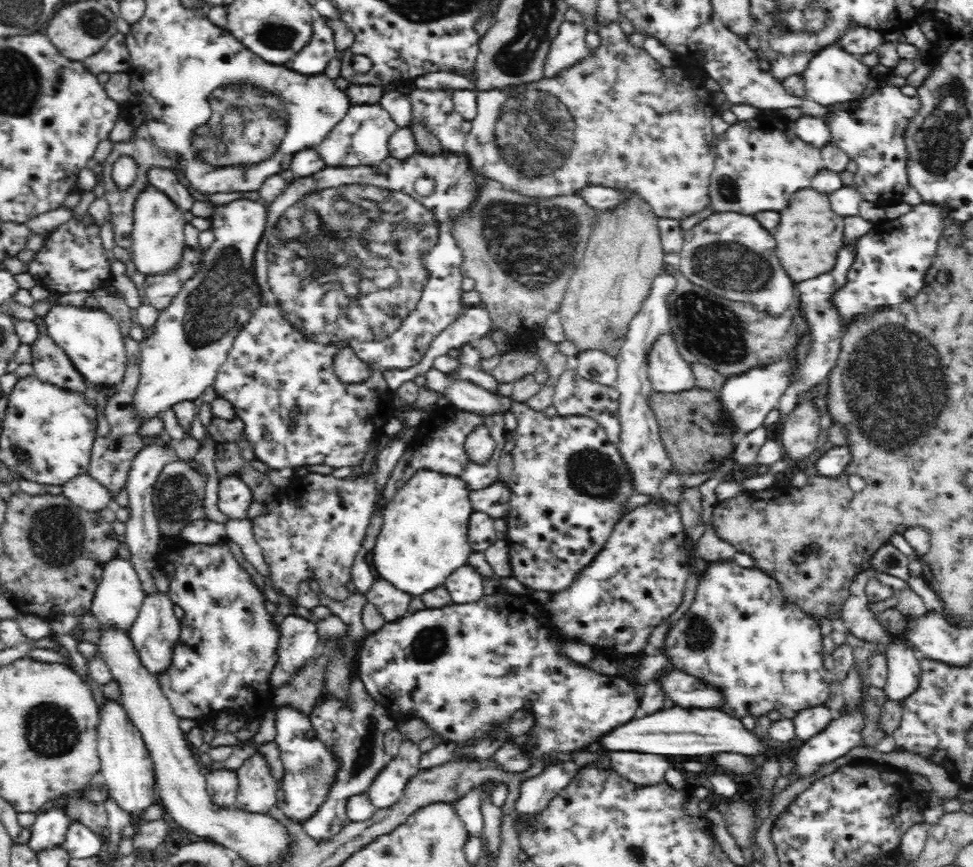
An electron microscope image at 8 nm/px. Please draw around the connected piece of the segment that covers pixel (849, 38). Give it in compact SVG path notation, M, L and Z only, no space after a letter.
M850 23L841 36L842 46L846 46L846 51L861 56L867 52L876 50L882 44L883 38L886 36L883 32L860 25L860 23Z

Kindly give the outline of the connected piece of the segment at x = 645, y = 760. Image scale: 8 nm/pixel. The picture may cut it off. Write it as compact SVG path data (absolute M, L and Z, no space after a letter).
M609 751L608 755L614 772L629 782L644 787L663 784L666 771L674 768L662 755L628 751Z

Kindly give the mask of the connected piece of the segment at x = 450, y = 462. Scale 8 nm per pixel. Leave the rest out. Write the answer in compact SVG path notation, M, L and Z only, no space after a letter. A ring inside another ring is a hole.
M450 404L436 407L434 411L425 415L424 421L420 424L420 429L418 429L411 440L406 443L404 454L402 454L400 460L396 462L381 488L379 499L377 499L377 508L381 508L383 511L397 490L400 490L402 485L408 482L413 474L420 472L420 470L431 470L438 474L459 478L463 480L466 490L470 491L486 488L494 484L499 476L498 459L502 456L502 449L507 437L508 434L504 427L503 416L486 416L486 418L484 418L483 416L458 409ZM479 424L484 424L490 429L490 435L494 437L494 442L497 447L497 449L494 450L492 458L488 460L486 464L482 464L482 466L468 460L468 455L465 451L466 437Z

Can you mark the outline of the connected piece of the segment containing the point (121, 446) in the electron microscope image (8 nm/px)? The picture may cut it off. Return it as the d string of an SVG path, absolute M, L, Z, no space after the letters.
M130 337L125 340L125 348L128 358L123 379L116 384L114 396L110 397L106 406L104 406L104 418L110 424L110 433L106 434L106 436L96 435L93 438L89 461L86 465L87 473L106 488L112 503L116 496L126 488L128 473L136 454L144 450L146 446L150 446L150 444L157 444L158 446L163 446L163 448L171 448L172 444L172 438L165 430L156 436L138 434L140 426L144 424L144 418L138 414L135 406L137 404L136 390L138 390L140 382L141 349L139 343Z

